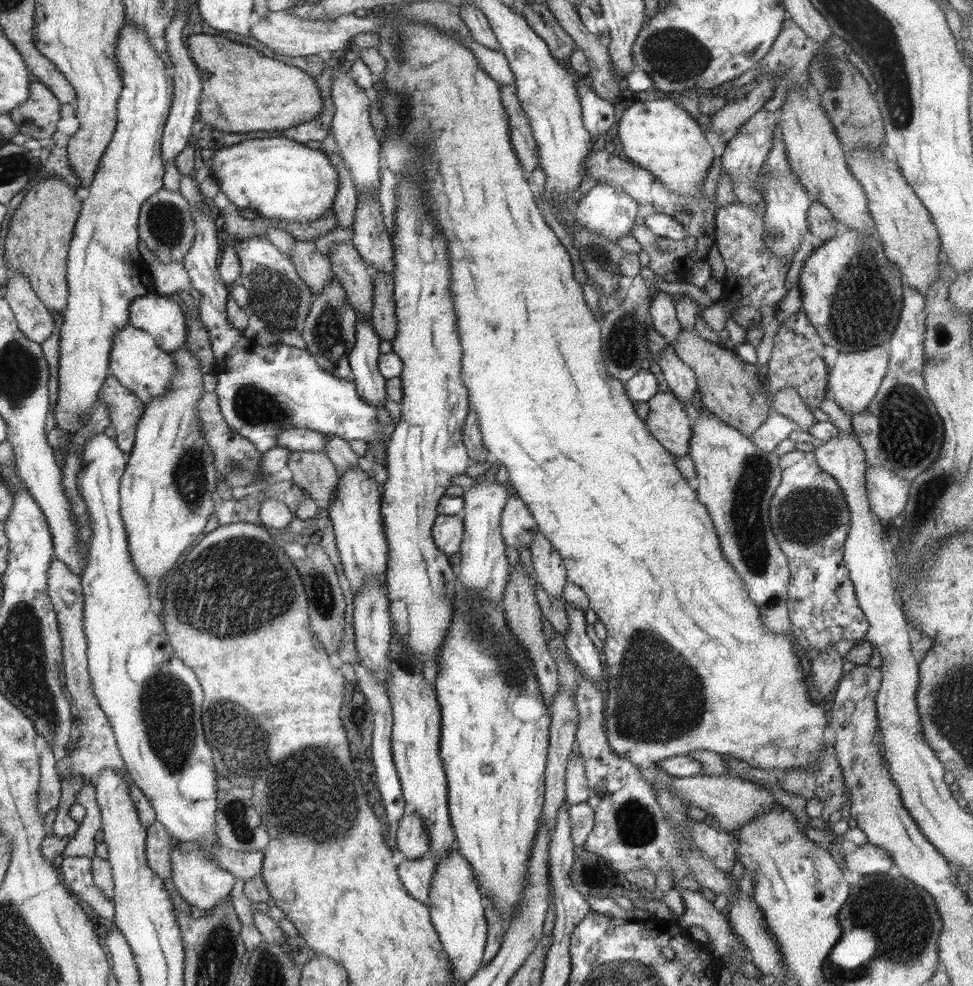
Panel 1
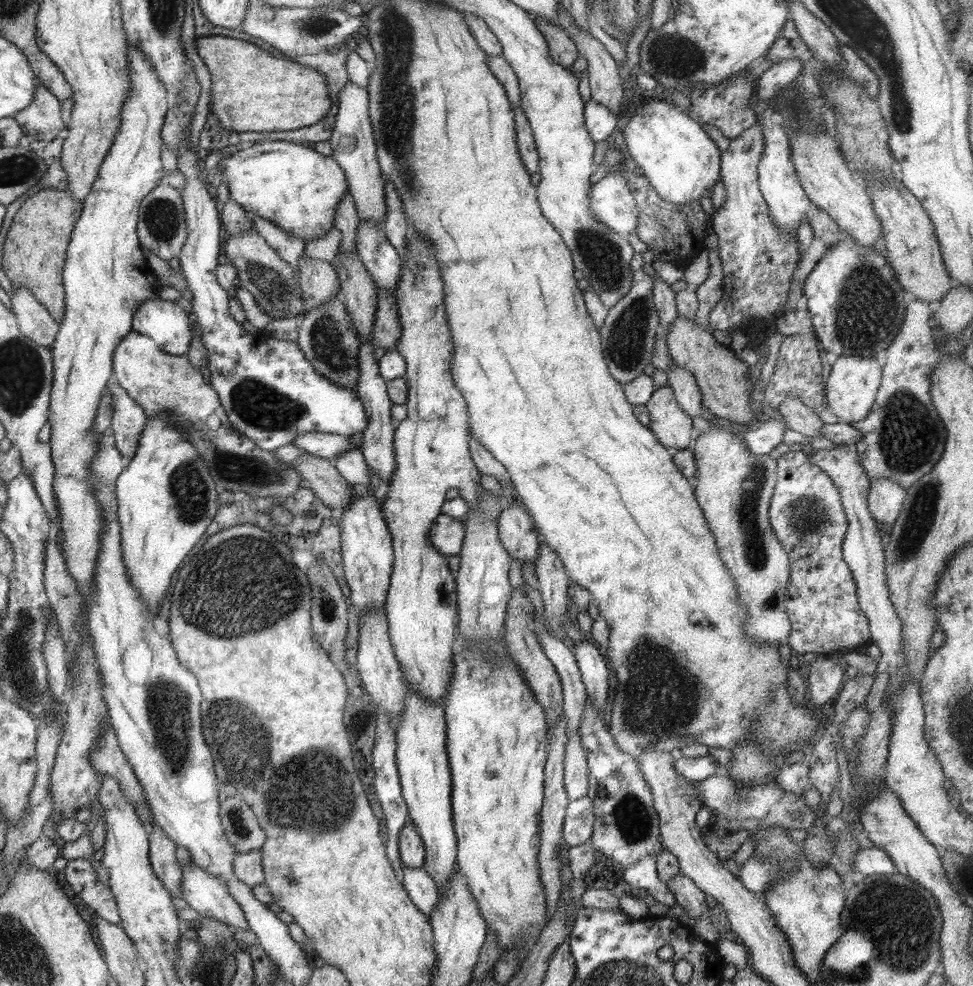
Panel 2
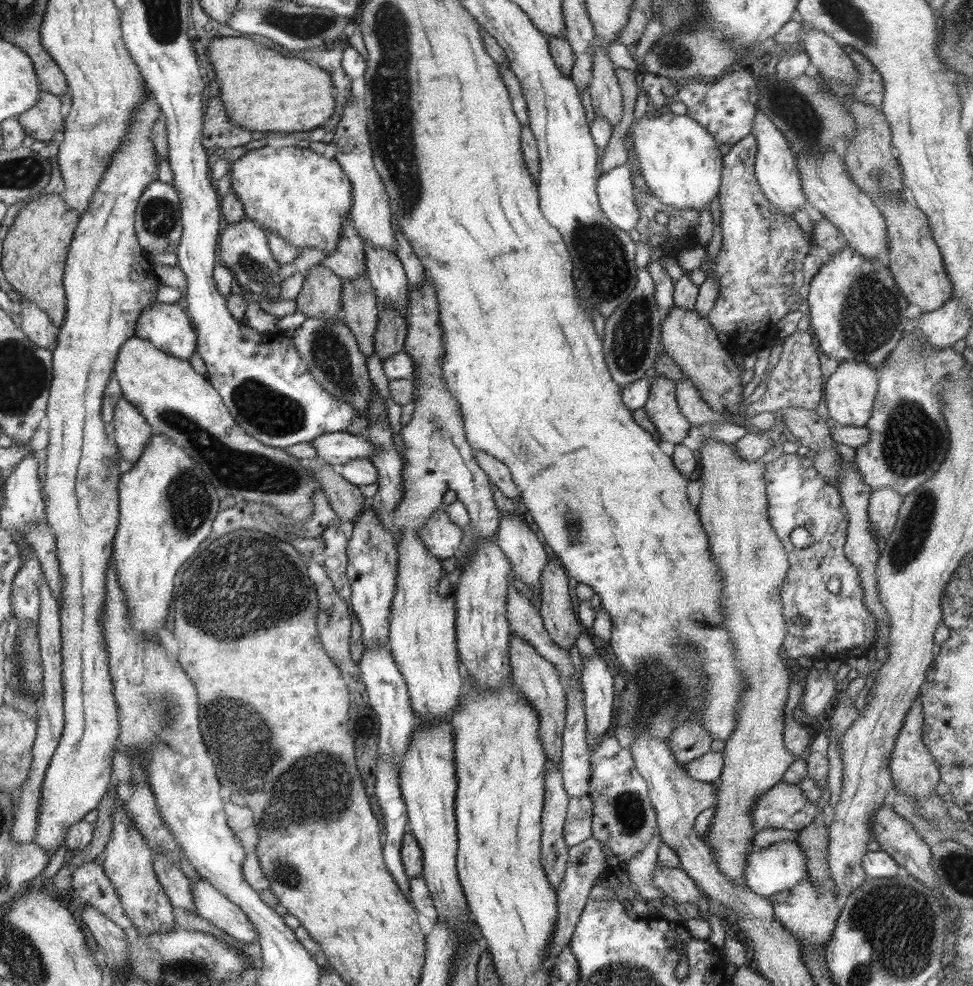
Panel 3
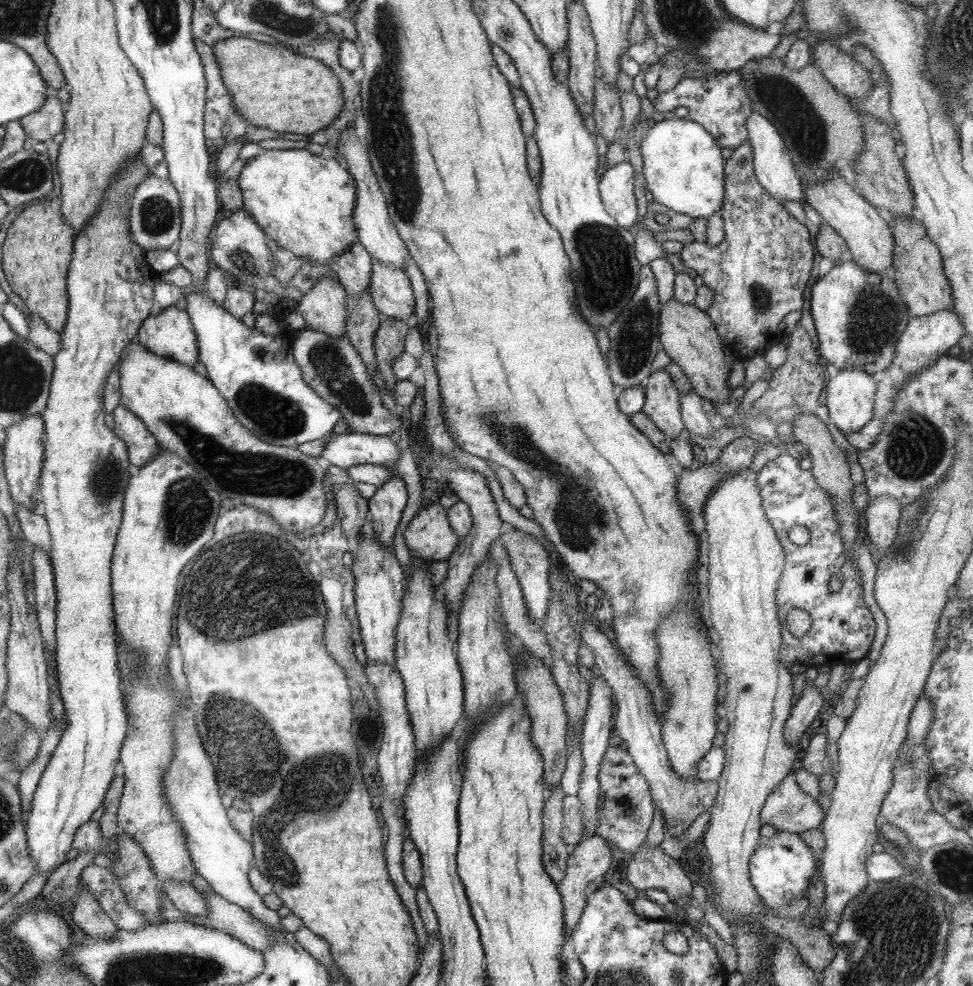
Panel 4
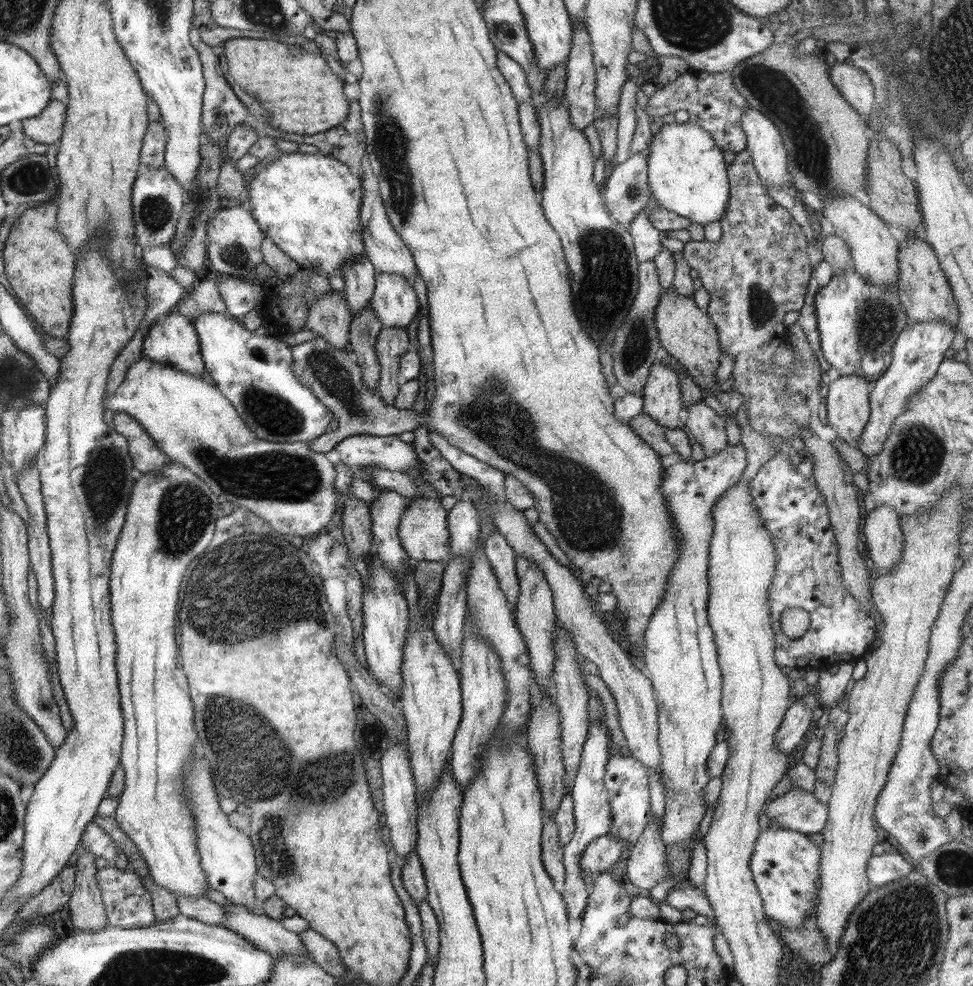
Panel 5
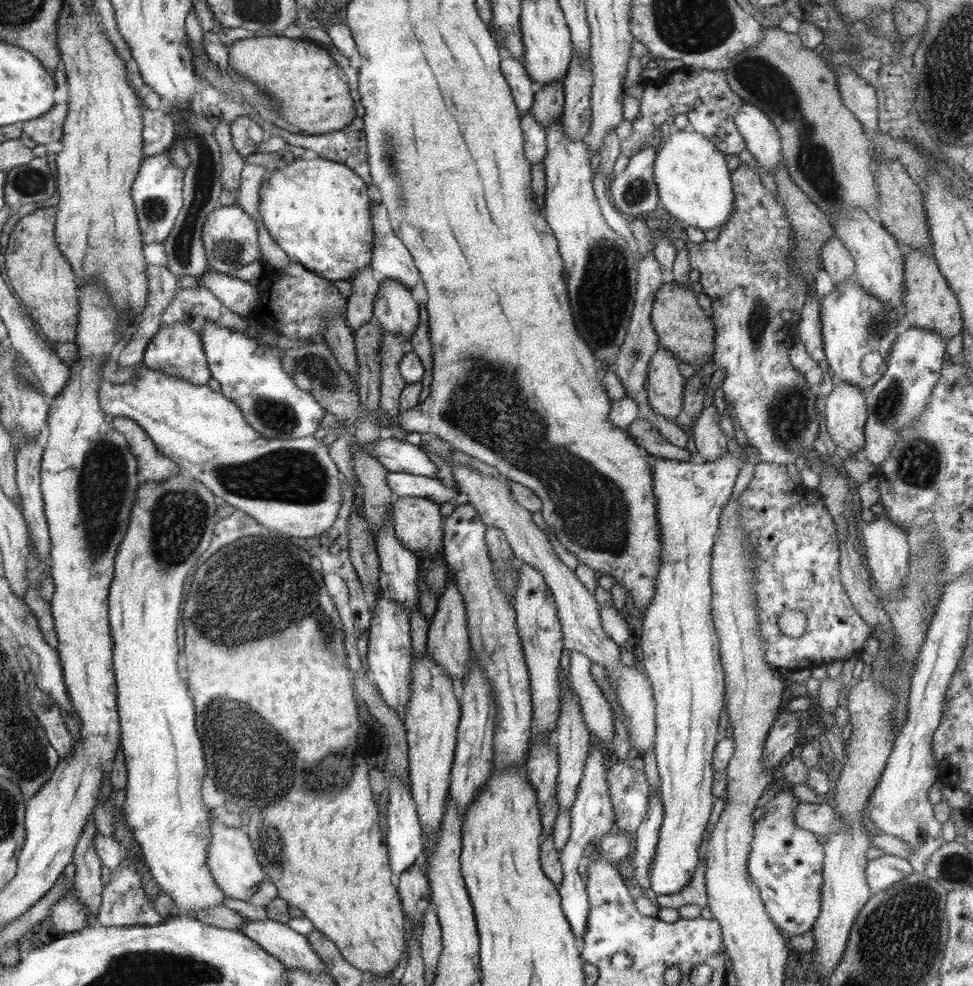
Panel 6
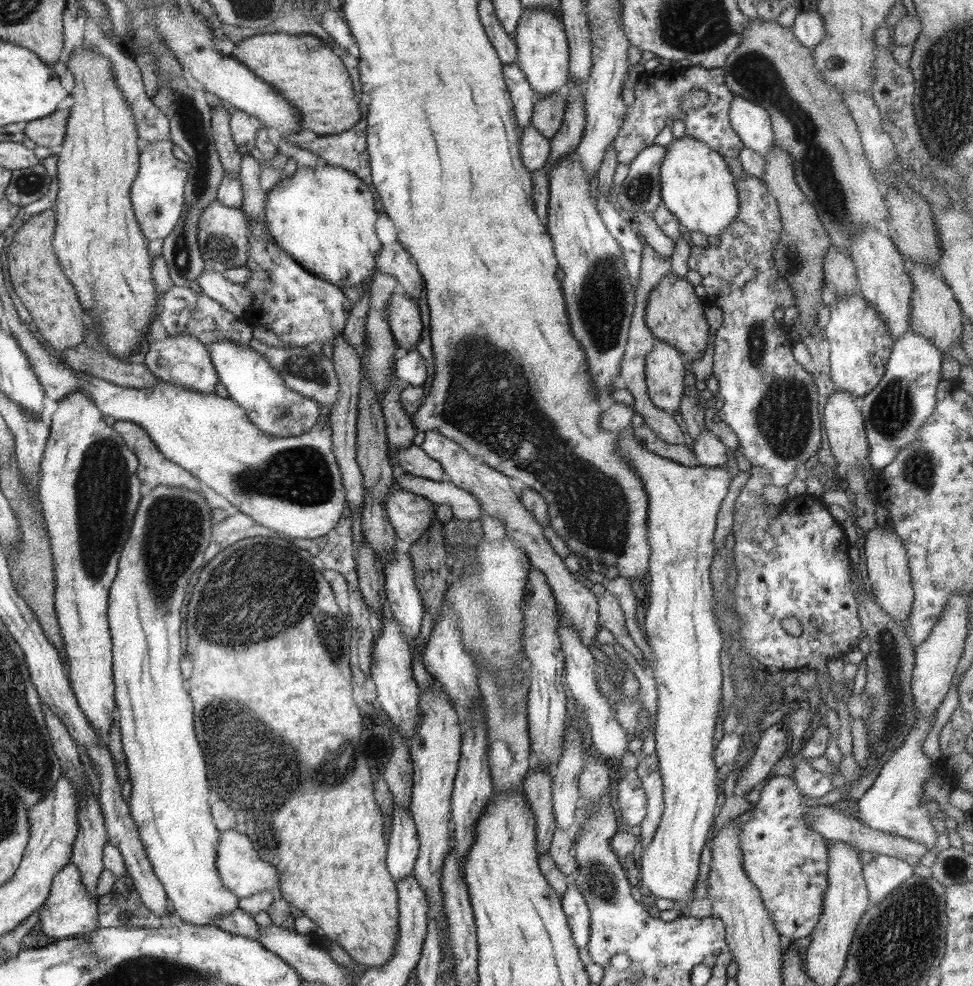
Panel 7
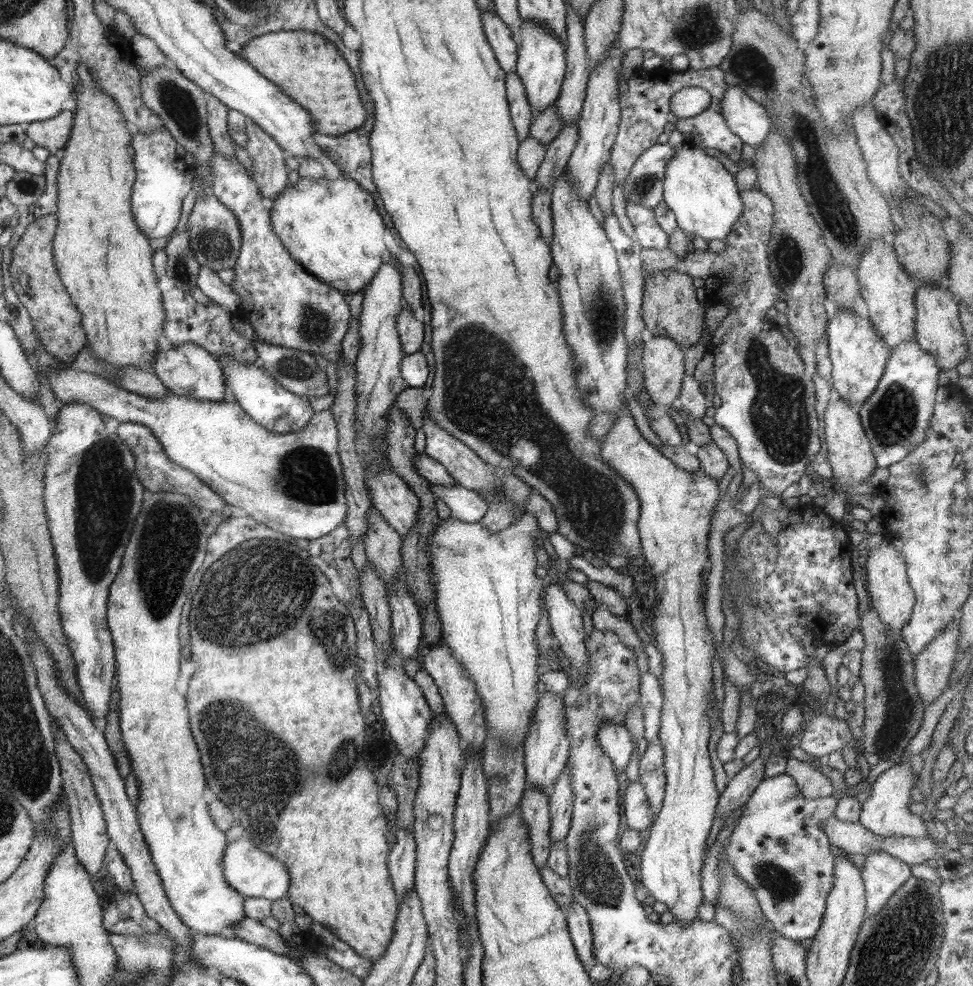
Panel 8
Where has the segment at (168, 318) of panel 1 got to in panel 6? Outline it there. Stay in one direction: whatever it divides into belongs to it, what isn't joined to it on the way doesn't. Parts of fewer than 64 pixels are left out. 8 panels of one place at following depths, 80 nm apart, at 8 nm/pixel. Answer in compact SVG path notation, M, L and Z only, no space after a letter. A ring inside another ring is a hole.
M182 322L172 324L172 326L161 326L156 336L150 340L150 344L144 352L142 364L148 368L189 380L194 384L208 385L208 380L211 378L202 337L190 325L182 324Z

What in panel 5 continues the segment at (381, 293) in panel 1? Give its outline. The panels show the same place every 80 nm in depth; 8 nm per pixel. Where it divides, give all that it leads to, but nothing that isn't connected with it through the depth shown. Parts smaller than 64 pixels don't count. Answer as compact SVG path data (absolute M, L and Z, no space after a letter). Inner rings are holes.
M382 327L376 342L376 355L381 366L377 391L380 398L394 406L394 399L402 384L400 360L408 352L409 336L404 327Z

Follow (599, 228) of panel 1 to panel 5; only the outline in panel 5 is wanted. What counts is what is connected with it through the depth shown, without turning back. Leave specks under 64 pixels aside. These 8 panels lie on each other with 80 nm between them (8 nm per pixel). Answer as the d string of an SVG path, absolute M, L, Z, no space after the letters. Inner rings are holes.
M647 152L632 154L623 163L610 167L601 194L611 218L628 227L652 195L648 186Z

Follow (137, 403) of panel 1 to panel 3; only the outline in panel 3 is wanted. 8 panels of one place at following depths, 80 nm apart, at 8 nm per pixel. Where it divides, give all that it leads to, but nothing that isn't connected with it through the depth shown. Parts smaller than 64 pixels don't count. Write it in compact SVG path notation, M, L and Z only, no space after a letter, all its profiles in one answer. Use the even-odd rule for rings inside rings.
M123 396L116 403L111 426L112 439L119 448L121 458L135 463L154 434L151 424L139 408Z

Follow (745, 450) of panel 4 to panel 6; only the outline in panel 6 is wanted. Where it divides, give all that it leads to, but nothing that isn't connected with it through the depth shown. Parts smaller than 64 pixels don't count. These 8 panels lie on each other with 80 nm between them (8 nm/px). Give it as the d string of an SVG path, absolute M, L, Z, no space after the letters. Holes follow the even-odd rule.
M726 451L713 461L660 460L649 455L656 495L657 521L661 542L660 568L656 577L652 602L645 610L642 633L638 636L642 648L642 670L650 679L655 698L655 762L660 776L662 822L656 854L649 872L649 888L660 896L678 894L688 884L699 865L698 847L709 822L715 802L712 767L718 738L718 719L724 704L725 674L720 662L719 640L711 615L711 558L719 529L720 513L731 498L735 480L743 467L739 452Z

